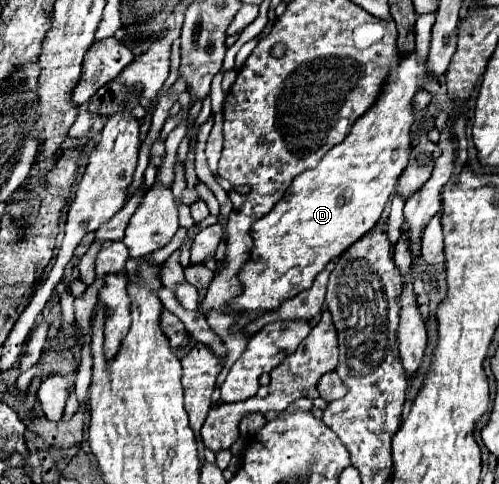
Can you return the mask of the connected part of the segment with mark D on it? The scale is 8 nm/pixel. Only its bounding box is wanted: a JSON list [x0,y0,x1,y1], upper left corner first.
[232,50,426,316]

